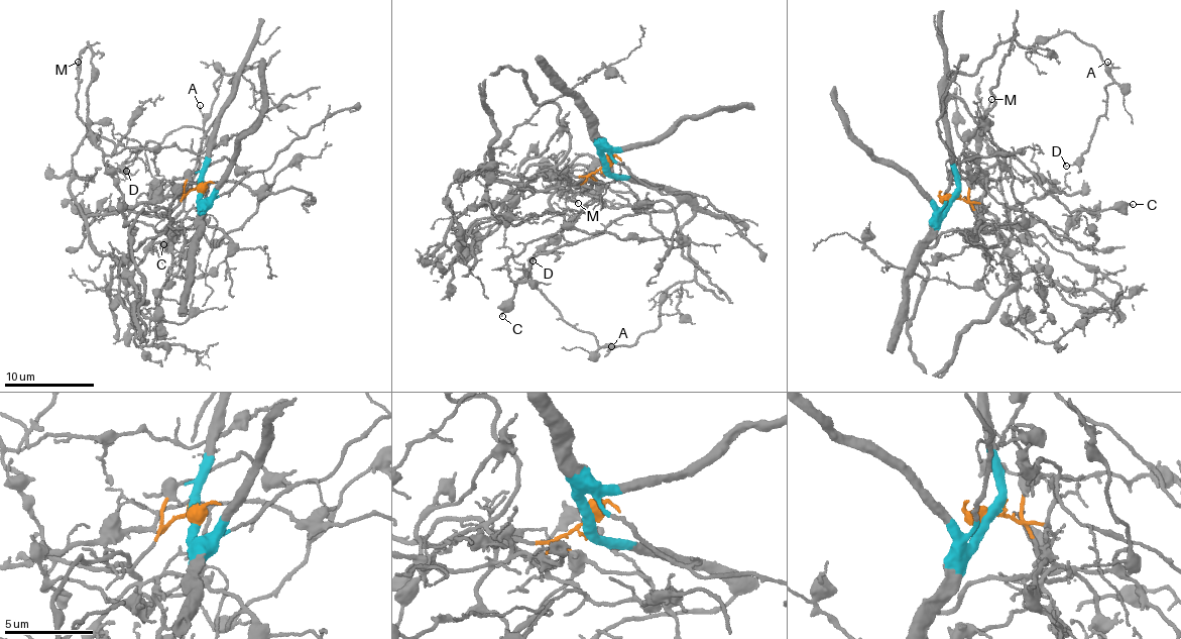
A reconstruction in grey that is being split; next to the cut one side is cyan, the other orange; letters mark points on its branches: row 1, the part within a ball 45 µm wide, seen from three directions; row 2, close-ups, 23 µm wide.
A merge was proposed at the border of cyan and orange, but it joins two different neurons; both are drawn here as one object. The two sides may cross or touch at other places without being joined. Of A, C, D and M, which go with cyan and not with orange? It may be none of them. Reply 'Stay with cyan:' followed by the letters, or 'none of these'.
Stay with cyan: A, C, D

